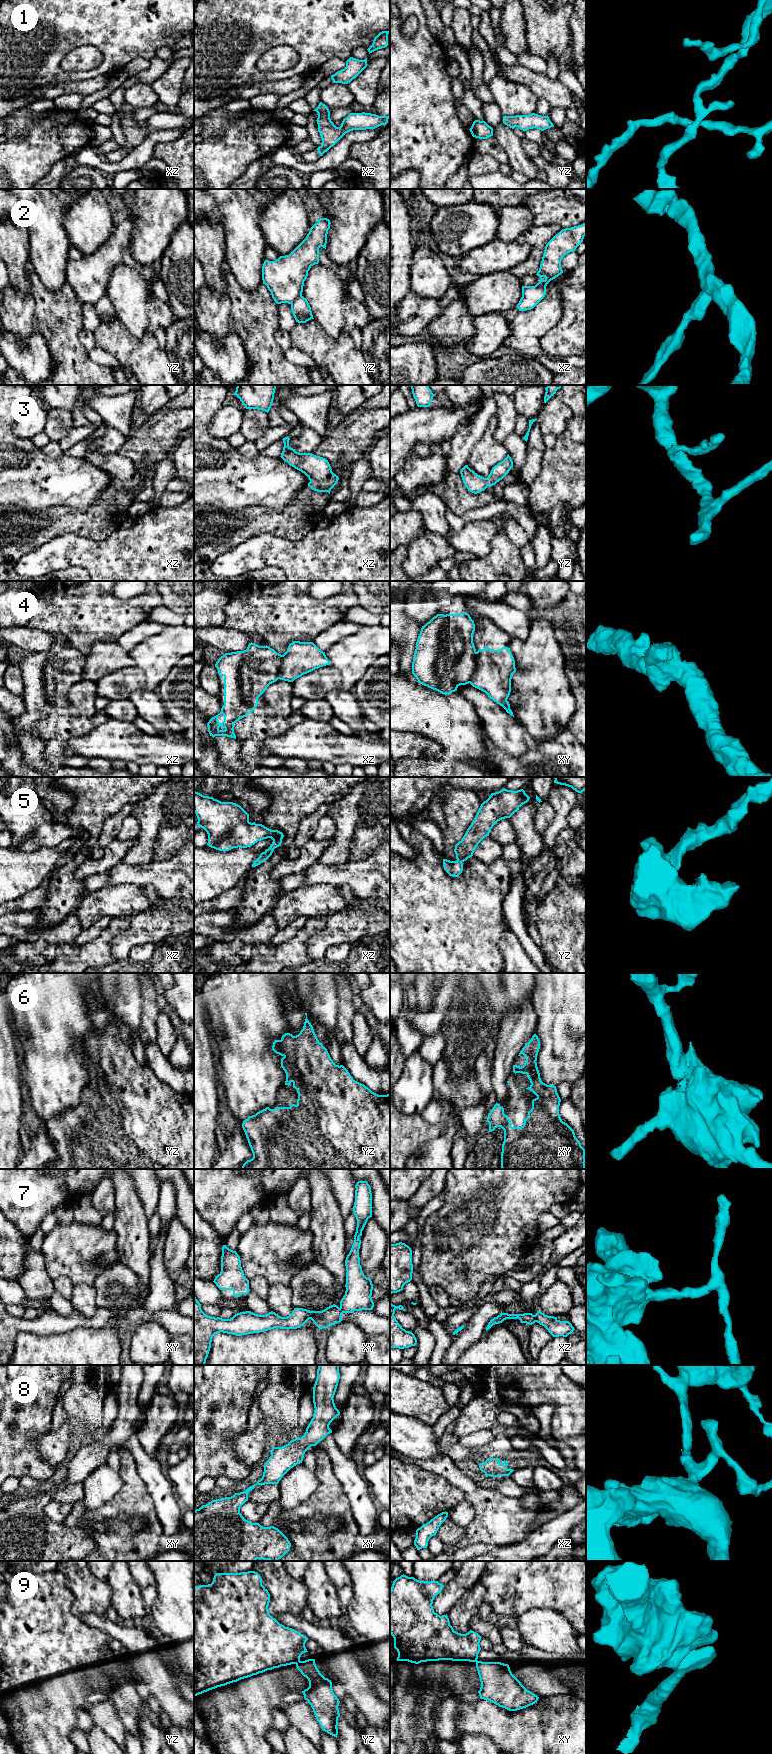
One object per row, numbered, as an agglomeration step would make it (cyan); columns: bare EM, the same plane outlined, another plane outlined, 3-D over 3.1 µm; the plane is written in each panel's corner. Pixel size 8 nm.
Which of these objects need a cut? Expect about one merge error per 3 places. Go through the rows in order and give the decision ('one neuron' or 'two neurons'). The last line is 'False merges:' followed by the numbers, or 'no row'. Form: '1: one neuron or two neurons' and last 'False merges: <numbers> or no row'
1: one neuron
2: two neurons
3: one neuron
4: two neurons
5: one neuron
6: one neuron
7: two neurons
8: one neuron
9: two neurons
False merges: 2, 4, 7, 9

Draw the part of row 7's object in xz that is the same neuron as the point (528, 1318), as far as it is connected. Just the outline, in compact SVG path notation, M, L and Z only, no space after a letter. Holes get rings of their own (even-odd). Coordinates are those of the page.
M500 1313L497 1317L494 1317L490 1320L486 1327L486 1331L489 1330L493 1325L502 1323L506 1319L519 1319L521 1323L526 1323L532 1325L536 1322L535 1316L532 1313L524 1313L524 1314L508 1314L508 1313Z

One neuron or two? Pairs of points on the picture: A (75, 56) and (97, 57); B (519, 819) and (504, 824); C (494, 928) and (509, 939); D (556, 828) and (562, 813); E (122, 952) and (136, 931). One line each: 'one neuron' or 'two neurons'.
A: one neuron
B: two neurons
C: two neurons
D: one neuron
E: one neuron

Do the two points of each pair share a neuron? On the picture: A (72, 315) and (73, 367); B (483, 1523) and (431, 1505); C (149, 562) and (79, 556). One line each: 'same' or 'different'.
A: same
B: different
C: same

